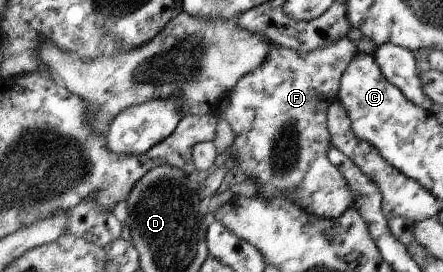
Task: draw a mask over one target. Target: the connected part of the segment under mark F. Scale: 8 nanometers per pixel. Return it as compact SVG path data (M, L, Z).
M348 36L312 52L273 44L263 64L237 82L229 95L230 104L220 117L227 120L234 131L236 140L231 149L236 153L234 158L239 164L239 172L255 180L260 188L256 197L290 200L308 214L325 219L341 217L354 204L355 196L348 180L329 160L332 135L328 127L328 110L340 96L342 78L358 53L358 48Z

